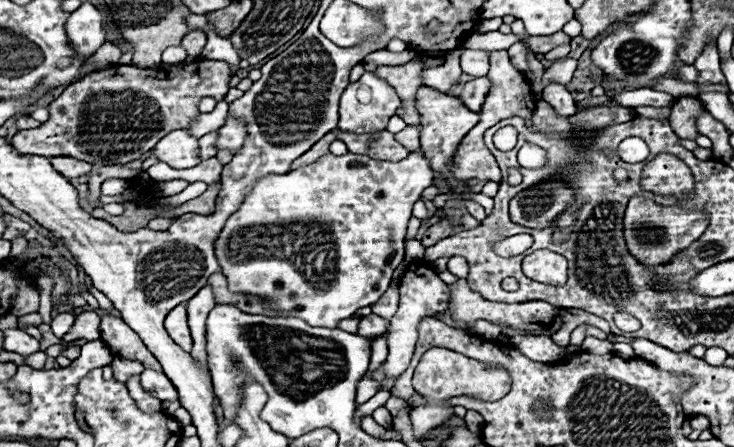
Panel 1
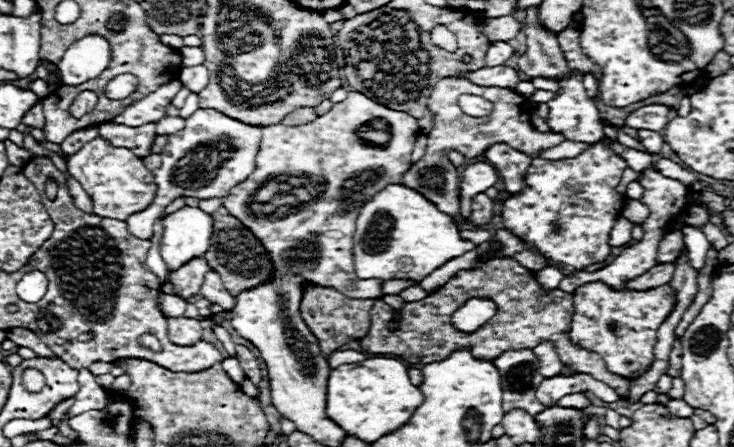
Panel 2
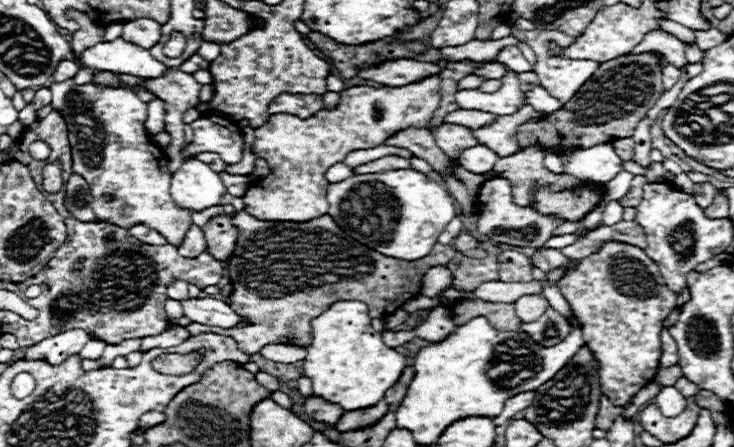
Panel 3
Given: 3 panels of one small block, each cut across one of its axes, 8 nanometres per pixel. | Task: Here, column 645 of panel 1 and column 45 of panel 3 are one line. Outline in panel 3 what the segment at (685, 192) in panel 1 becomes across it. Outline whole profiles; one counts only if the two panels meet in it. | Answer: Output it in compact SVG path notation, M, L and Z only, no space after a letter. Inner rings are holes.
M54 162L54 164L48 164L44 168L44 190L46 192L58 192L62 188L62 178L60 178L60 164Z

